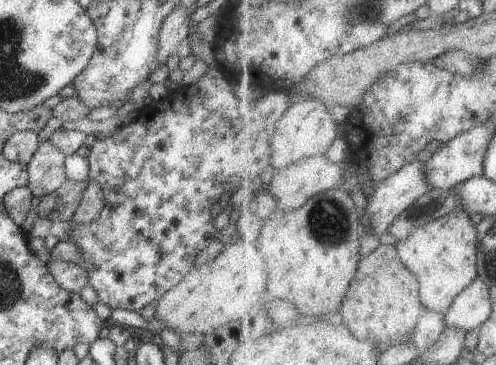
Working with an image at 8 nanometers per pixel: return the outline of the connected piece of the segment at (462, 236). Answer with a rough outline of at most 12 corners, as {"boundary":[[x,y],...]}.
{"boundary":[[464,208],[397,243],[428,309],[446,315],[480,278]]}

